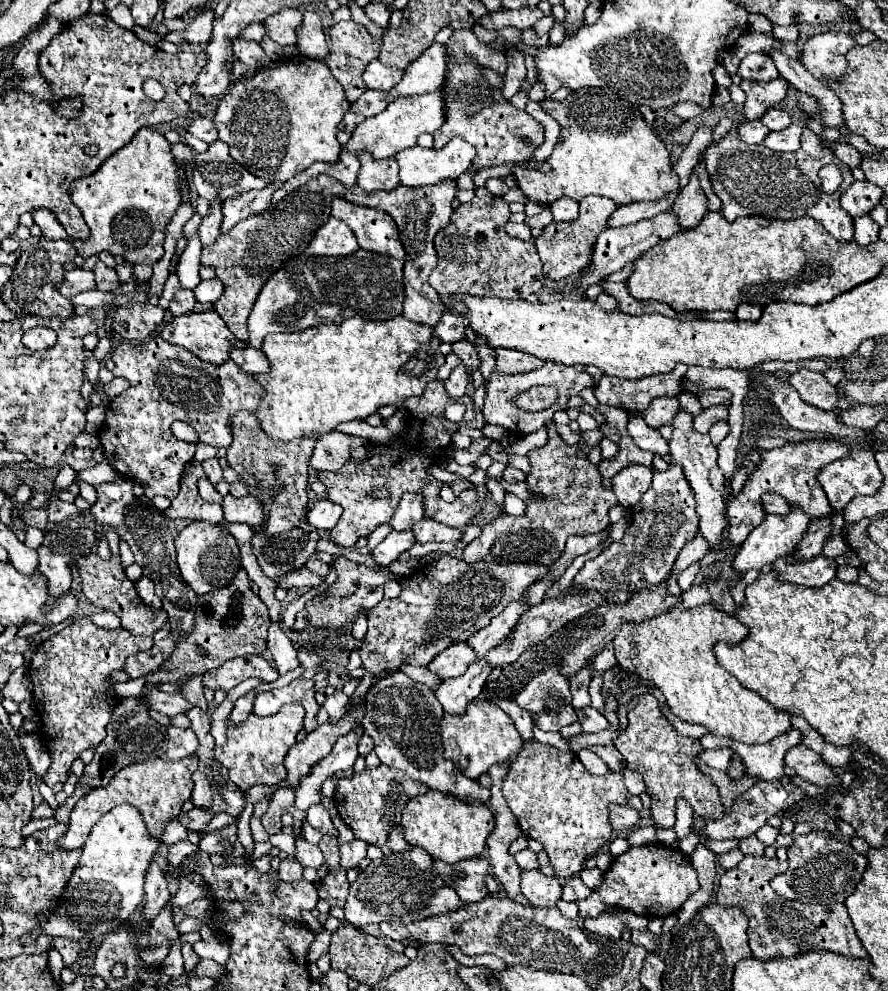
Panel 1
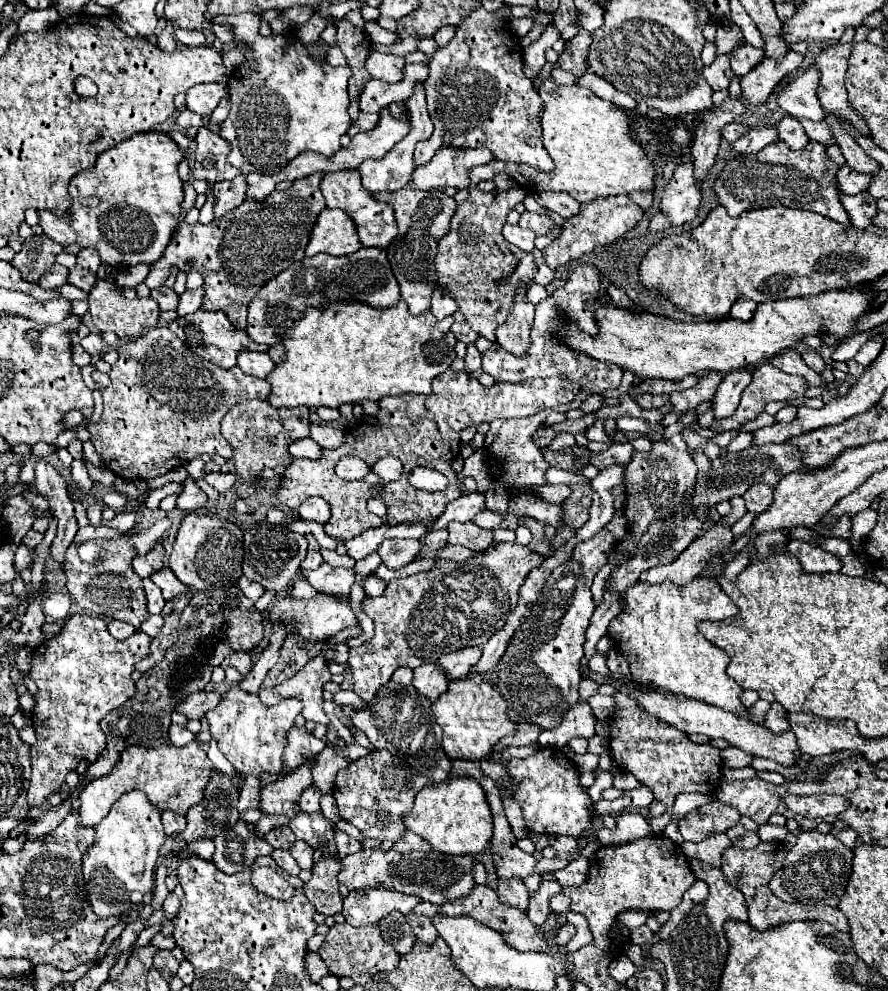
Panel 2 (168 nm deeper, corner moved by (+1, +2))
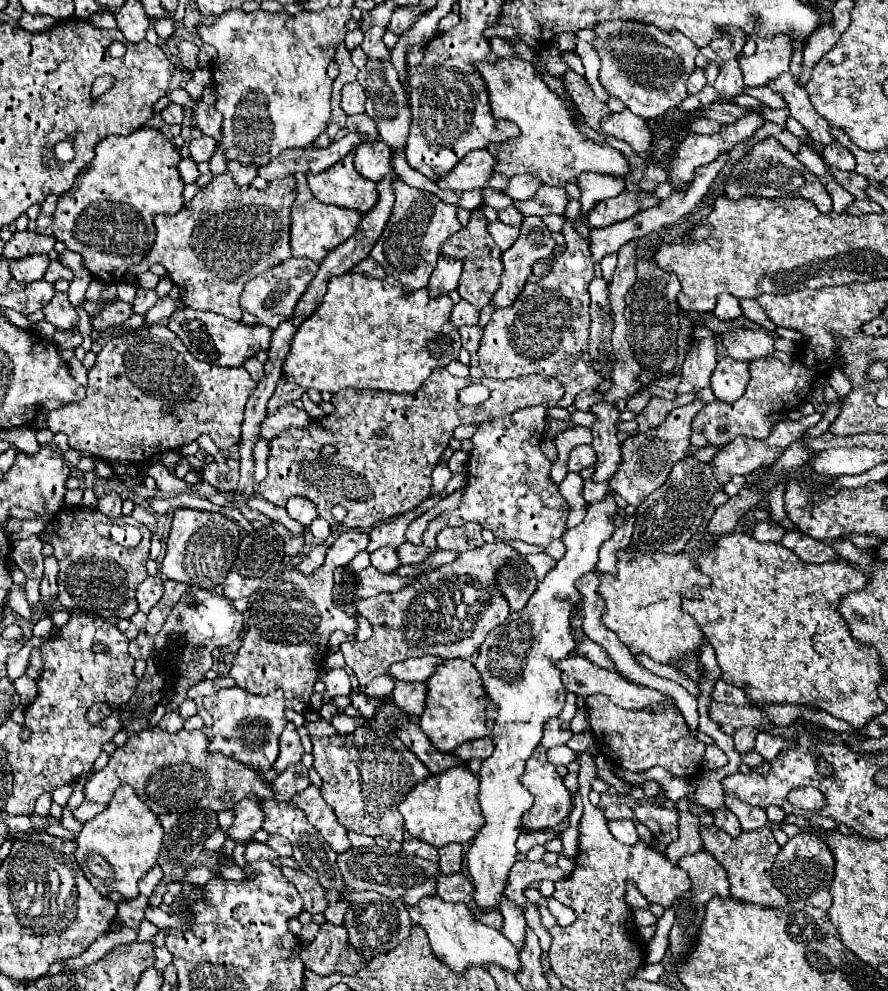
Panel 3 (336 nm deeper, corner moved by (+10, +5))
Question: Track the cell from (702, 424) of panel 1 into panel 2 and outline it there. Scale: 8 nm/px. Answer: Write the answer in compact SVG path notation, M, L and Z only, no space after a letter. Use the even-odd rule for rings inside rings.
M745 370L739 372L731 372L723 378L723 382L719 384L715 398L713 398L713 416L715 420L721 418L729 418L741 400L741 392L745 390L745 386L751 382L751 374Z

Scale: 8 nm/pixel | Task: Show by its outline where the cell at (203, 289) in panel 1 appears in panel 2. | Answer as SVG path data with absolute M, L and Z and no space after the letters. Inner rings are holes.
M203 288L201 290L187 290L181 294L181 302L177 308L179 316L187 316L193 314L201 308L201 300L203 300Z

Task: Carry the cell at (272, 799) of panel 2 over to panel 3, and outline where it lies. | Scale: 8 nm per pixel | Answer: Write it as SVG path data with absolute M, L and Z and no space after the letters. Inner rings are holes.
M244 799L234 807L234 823L226 831L230 839L236 843L246 843L254 839L254 833L262 827L264 817L260 815L260 807L256 807L258 799Z

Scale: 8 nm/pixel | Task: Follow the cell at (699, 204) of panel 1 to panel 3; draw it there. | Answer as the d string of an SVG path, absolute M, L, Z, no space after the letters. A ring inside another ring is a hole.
M730 59L730 61L720 63L720 73L718 73L714 87L724 97L722 103L730 103L728 99L742 93L744 81L742 81L742 71L738 67L738 59Z

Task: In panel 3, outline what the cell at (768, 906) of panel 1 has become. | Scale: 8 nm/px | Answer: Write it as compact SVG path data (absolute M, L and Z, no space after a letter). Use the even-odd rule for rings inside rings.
M700 825L700 837L704 849L710 851L716 857L716 861L726 869L730 881L730 895L734 899L758 903L764 907L782 907L788 903L788 899L772 885L772 863L776 859L774 855L780 851L780 845L776 843L770 827L742 831L738 837L730 837L726 831L718 829L716 825L710 827Z

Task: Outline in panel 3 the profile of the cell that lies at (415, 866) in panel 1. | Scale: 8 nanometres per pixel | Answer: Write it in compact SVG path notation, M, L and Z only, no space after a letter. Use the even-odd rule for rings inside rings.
M336 901L334 905L328 905L324 909L324 919L326 923L330 925L342 925L344 923L344 913L346 909L350 909L350 903L344 903L344 901Z

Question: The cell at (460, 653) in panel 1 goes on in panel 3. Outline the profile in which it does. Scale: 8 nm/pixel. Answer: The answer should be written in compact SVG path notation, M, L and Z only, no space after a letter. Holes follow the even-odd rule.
M396 683L392 691L392 699L396 707L408 713L410 717L420 717L424 711L426 687L424 683L408 683L408 687L400 687L400 683Z

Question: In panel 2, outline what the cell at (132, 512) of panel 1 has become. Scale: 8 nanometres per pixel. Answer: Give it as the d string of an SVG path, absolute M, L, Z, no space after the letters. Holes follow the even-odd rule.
M163 564L161 570L153 572L153 574L151 574L151 580L153 580L155 584L159 584L165 600L173 600L173 596L183 596L183 594L191 592L189 586L185 586L185 584L173 574L173 570L171 570L167 564Z

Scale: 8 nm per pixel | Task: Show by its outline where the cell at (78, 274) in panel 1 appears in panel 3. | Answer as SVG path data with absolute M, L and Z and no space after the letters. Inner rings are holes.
M26 255L22 259L10 259L10 273L18 283L32 283L44 277L48 269L48 255Z

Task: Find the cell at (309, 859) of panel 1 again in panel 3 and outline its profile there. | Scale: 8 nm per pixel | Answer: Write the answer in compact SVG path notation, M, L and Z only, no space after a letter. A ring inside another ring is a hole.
M270 835L266 841L268 847L272 847L280 857L290 857L292 855L292 847L288 843L288 839L284 839L282 835Z

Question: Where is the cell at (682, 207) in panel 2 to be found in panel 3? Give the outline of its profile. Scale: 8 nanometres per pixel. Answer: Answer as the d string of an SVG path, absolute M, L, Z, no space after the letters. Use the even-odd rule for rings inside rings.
M748 111L746 115L742 115L740 119L736 119L736 123L730 123L730 125L722 125L718 133L714 135L690 135L682 141L680 149L678 149L678 157L674 159L672 163L672 171L670 171L670 181L674 187L686 187L690 181L692 181L692 175L694 175L694 169L700 167L700 165L706 165L710 161L714 161L718 155L722 153L728 153L736 143L742 143L746 141L758 127L764 125L764 119L762 119L762 113L760 111Z

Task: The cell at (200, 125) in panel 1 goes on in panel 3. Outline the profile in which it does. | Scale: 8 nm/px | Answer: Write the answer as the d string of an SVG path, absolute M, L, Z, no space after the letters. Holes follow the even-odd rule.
M170 103L160 115L162 115L162 119L164 119L166 125L180 125L182 119L184 119L182 105L176 105L176 103Z

